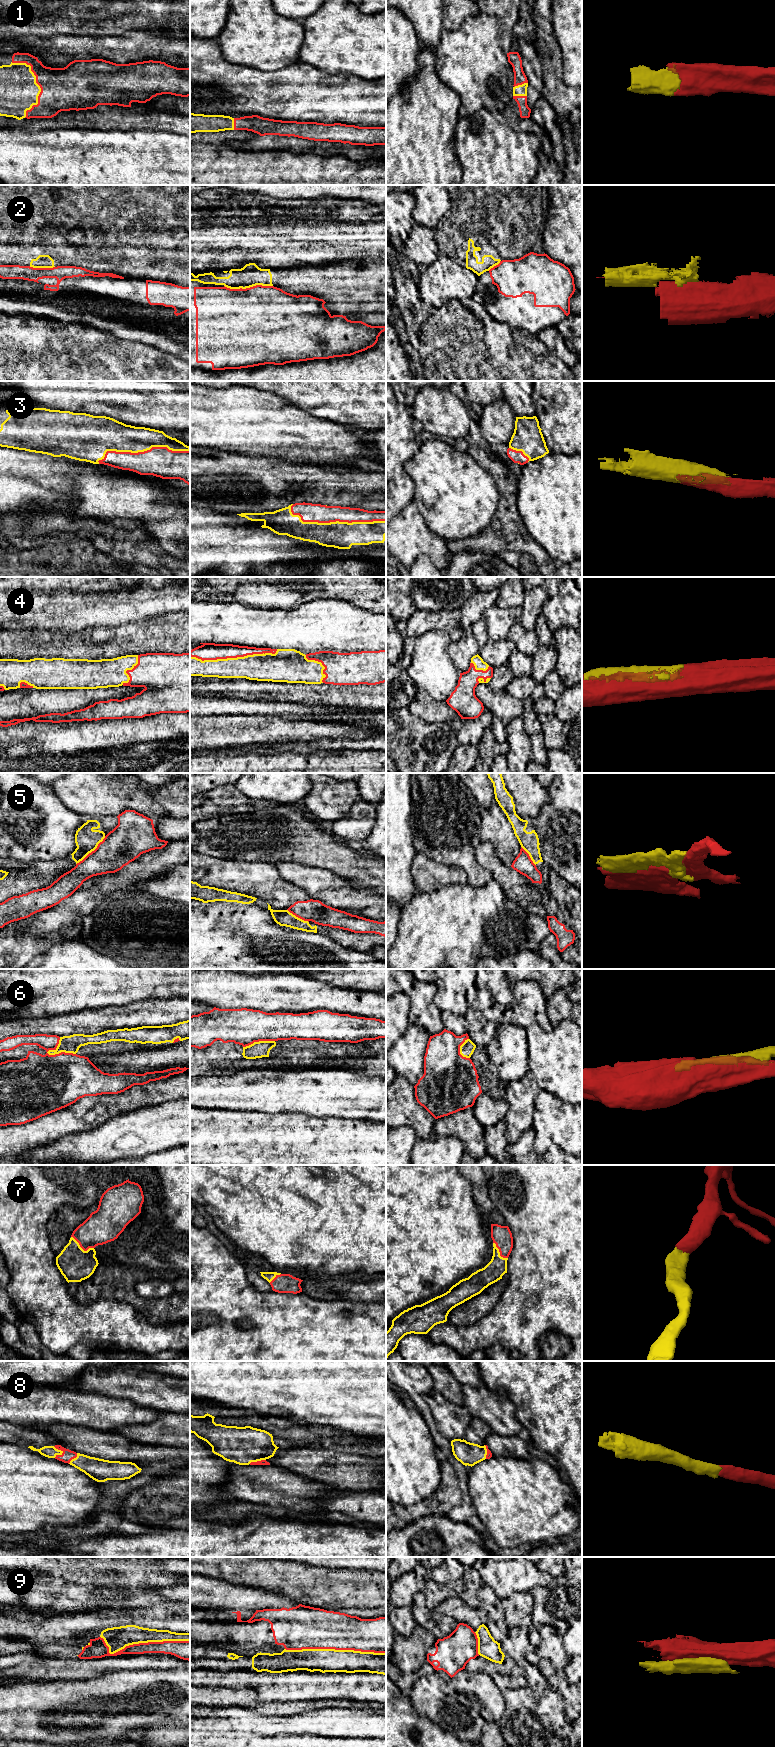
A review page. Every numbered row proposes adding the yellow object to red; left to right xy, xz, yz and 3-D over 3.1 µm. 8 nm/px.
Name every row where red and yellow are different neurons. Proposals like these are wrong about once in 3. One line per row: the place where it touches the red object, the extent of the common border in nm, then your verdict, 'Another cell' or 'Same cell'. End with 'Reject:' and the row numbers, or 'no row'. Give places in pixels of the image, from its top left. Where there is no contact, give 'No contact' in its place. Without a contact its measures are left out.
1: Touches red at xy (37, 83). Shared border 460 nm. Same cell
2: Touches red at xz (248, 288). Shared border 400 nm. Another cell
3: Touches red at xz (335, 521). Shared border 800 nm. Same cell
4: Touches red at xz (234, 657). Shared border 700 nm. Same cell
5: Touches red at xy (92, 851). Shared border 340 nm. Another cell
6: Touches red at xy (61, 1052). Shared border 240 nm. Same cell
7: Touches red at xy (82, 1248). Shared border 200 nm. Same cell
8: Touches red at xy (59, 1449). Shared border 100 nm. Same cell
9: Touches red at xz (335, 1649). Shared border 800 nm. Another cell
Reject: 2, 5, 9

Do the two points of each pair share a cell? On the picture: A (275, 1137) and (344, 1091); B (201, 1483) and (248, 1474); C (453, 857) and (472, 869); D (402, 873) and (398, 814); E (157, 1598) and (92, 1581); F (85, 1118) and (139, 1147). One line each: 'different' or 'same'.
A: different
B: different
C: same
D: same
E: same
F: different

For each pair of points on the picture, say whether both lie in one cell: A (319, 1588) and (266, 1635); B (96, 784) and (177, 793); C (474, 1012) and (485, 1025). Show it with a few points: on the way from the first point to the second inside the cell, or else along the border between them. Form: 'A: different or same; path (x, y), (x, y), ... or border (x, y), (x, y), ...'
A: different; border (279, 1594), (291, 1598), (298, 1603), (324, 1609)
B: same; path (116, 793), (131, 793), (150, 801), (157, 801)
C: same; path (475, 1015), (482, 1022)

